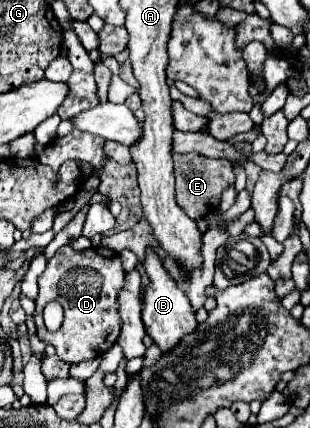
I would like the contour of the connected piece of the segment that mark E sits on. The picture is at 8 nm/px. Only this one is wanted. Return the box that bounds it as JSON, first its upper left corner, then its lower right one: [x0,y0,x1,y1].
[173,154,235,220]

